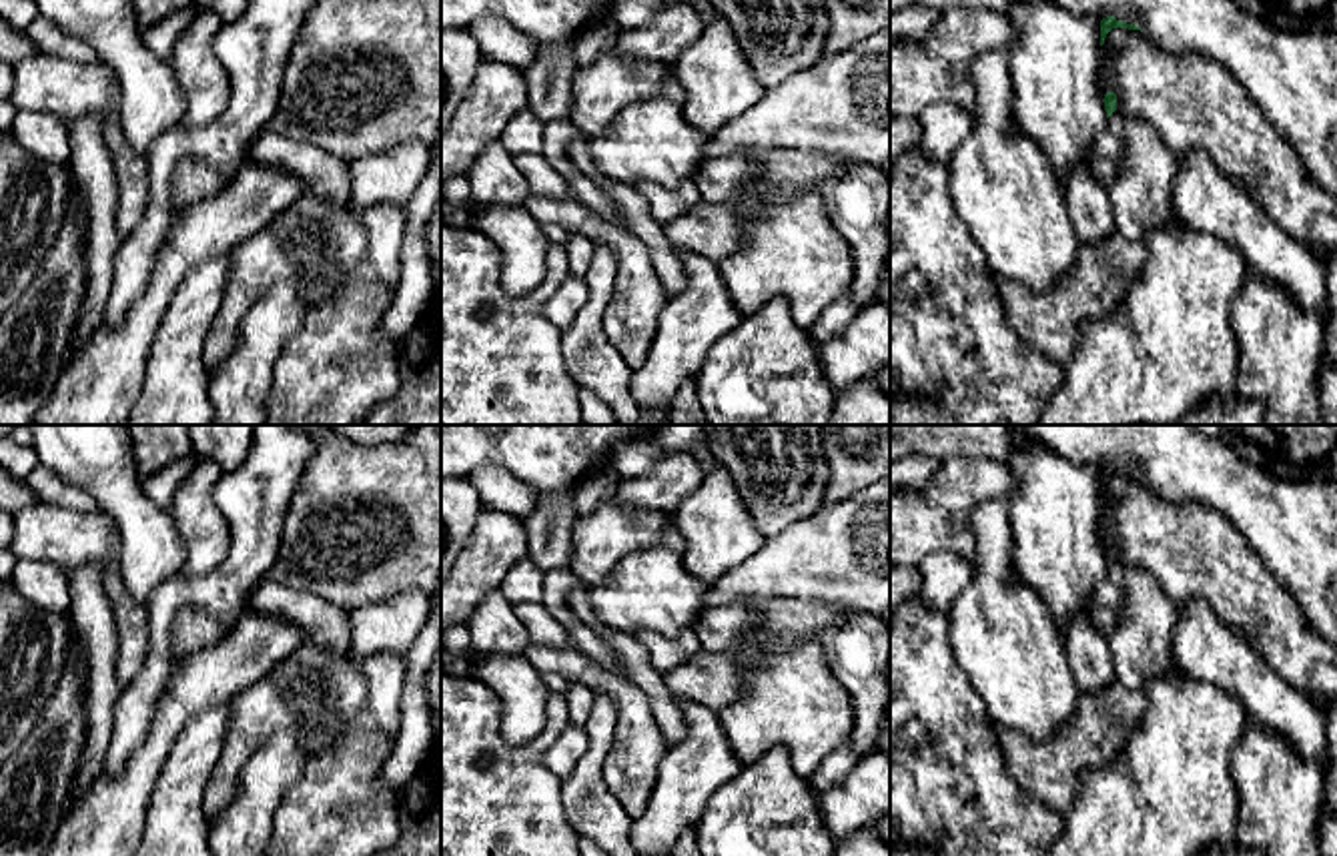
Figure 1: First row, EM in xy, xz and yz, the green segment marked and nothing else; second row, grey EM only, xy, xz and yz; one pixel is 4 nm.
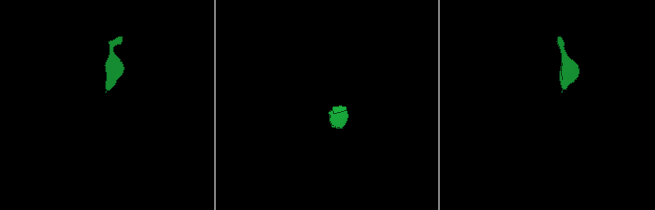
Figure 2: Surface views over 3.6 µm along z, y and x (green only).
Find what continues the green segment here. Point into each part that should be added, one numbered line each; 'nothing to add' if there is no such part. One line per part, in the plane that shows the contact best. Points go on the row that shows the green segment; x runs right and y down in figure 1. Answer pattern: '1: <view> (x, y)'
1: yz (1107, 157)

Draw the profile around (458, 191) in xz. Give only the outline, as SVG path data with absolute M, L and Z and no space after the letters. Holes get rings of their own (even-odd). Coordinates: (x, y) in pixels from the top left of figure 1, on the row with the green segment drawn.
M453 176L453 178L443 180L443 200L447 200L455 206L465 206L473 215L479 208L473 204L471 184L465 176Z

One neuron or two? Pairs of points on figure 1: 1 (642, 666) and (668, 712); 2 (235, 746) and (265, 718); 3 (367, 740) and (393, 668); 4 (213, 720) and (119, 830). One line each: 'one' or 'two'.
1: one
2: one
3: two
4: two

